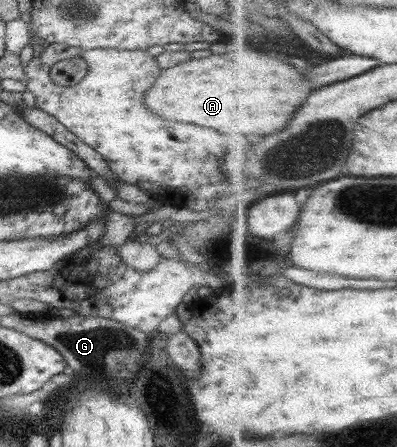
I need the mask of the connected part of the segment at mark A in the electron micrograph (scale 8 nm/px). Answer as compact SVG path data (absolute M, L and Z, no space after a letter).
M220 47L209 57L191 59L165 69L153 84L143 97L143 102L157 116L161 115L165 119L183 123L195 123L201 127L215 129L219 133L231 133L231 129L237 131L245 129L247 133L257 133L257 135L273 135L275 131L283 131L291 123L299 107L305 105L305 101L317 90L299 67L275 59L271 55L265 55L261 51L247 51L233 47Z

